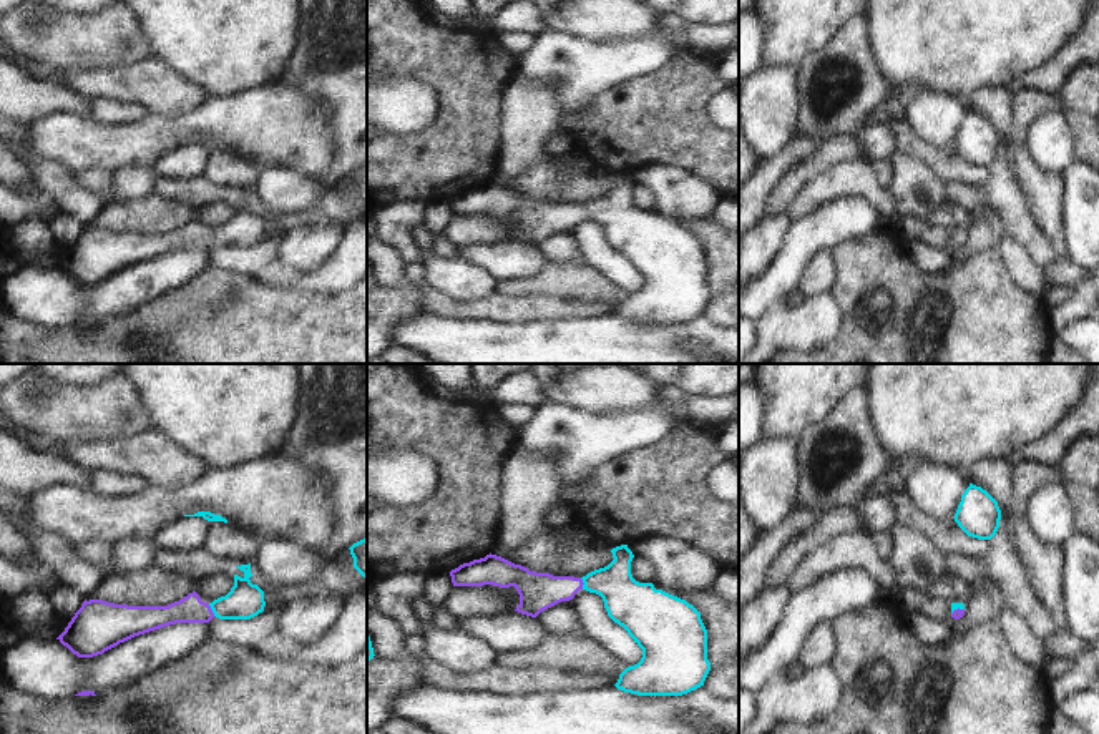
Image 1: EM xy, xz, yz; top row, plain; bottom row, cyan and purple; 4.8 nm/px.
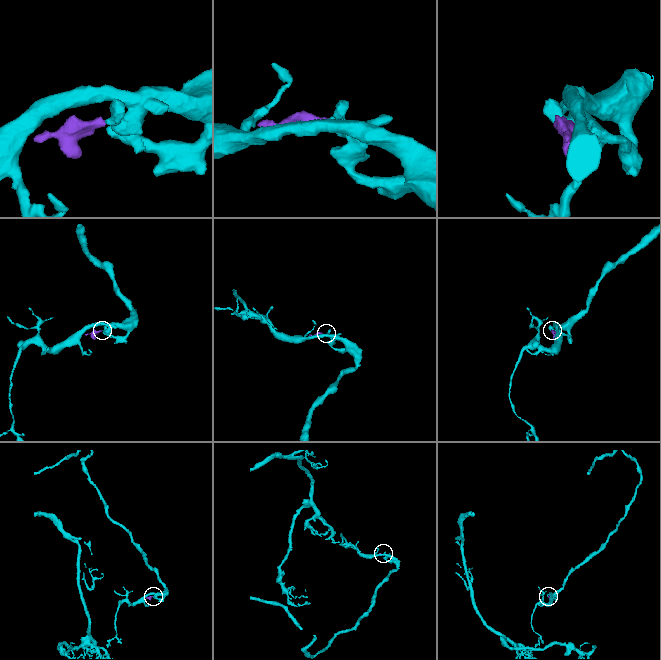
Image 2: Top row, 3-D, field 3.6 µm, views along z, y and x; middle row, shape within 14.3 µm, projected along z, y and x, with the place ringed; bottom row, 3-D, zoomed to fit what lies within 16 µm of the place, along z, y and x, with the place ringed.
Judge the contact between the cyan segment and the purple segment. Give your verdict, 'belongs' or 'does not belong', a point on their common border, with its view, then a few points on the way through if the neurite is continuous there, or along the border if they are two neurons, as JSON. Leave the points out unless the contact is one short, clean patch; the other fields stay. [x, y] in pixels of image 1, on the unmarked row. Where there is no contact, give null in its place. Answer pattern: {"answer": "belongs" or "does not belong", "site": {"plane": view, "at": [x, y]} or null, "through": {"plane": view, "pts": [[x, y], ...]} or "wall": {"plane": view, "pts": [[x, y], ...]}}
{"answer": "belongs", "site": {"plane": "xy", "at": [211, 236]}, "through": {"plane": "xy", "pts": [[244, 228], [233, 234], [211, 236], [188, 238]]}}

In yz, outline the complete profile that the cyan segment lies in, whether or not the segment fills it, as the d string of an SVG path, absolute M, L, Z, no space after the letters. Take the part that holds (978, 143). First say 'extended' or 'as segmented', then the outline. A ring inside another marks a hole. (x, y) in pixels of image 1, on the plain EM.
as segmented; M970 111L955 141L958 154L973 166L991 168L1001 148L998 130L981 115Z

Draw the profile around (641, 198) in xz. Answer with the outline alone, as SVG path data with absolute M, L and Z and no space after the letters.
M634 184L631 189L631 203L639 211L651 211L654 206L654 198L647 188Z

